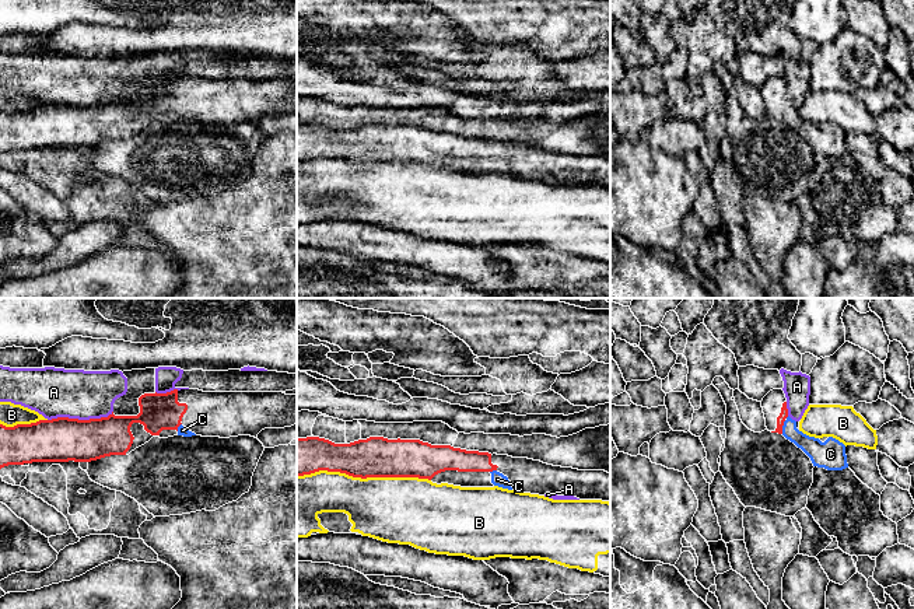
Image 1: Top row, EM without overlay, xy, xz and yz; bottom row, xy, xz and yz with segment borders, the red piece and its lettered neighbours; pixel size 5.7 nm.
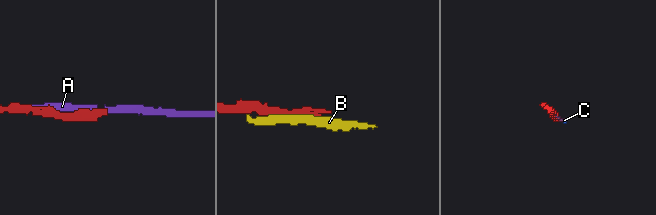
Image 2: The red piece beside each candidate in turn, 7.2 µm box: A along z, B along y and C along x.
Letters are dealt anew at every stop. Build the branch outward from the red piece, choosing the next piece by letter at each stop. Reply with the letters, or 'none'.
C

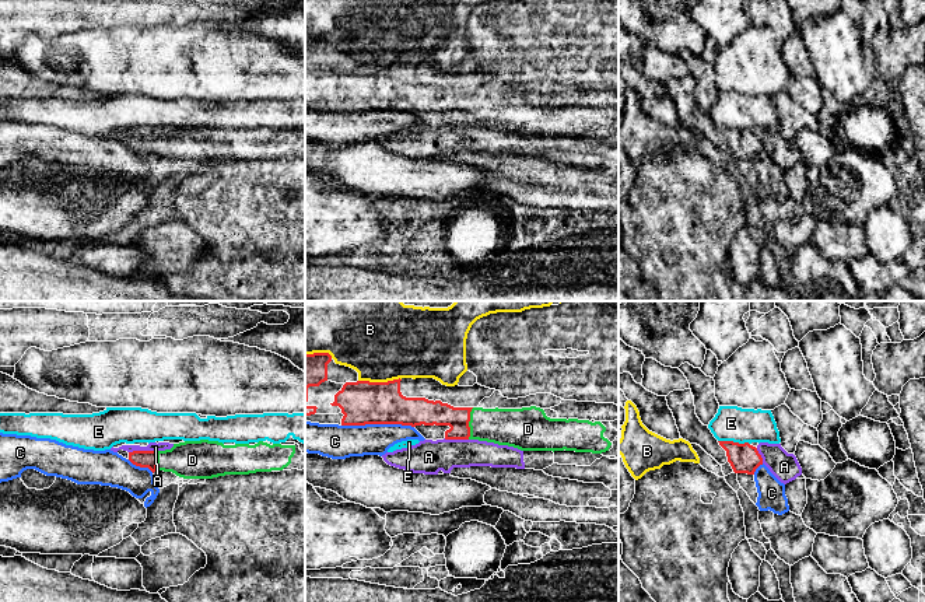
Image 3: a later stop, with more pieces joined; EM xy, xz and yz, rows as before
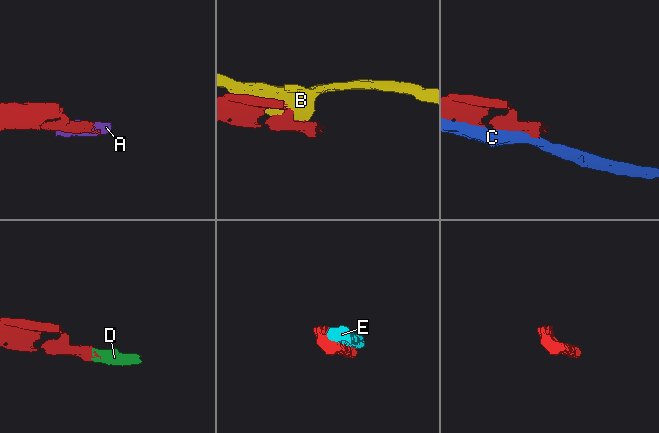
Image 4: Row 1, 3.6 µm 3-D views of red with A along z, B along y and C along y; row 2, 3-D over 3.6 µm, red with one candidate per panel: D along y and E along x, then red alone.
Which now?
D

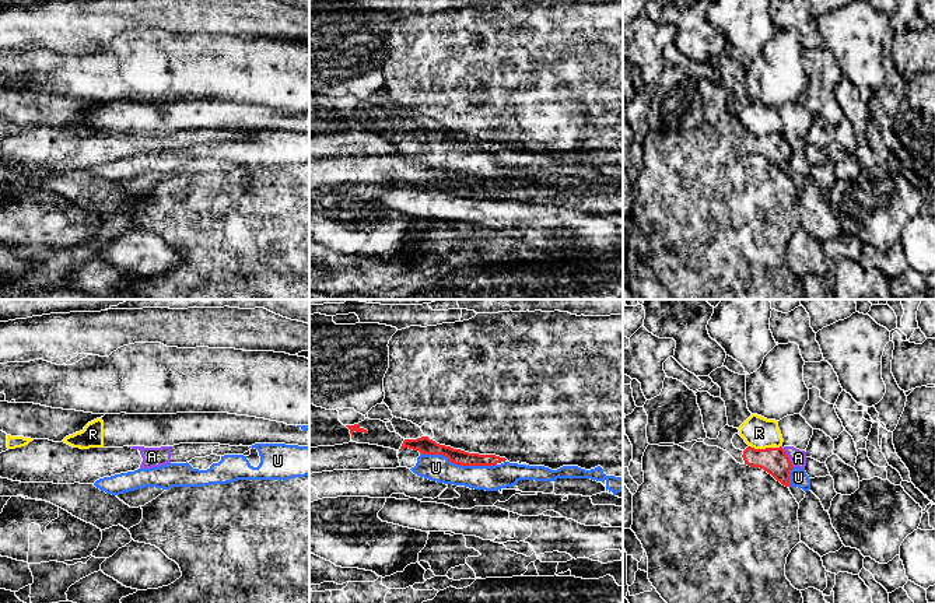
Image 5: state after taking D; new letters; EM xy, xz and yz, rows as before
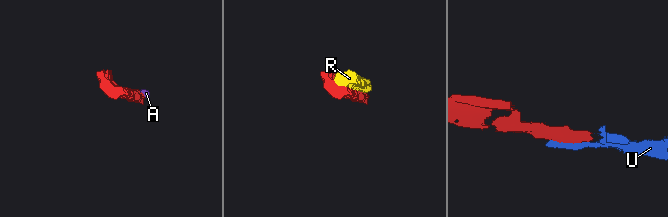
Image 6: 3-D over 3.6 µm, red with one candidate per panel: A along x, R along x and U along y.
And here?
U

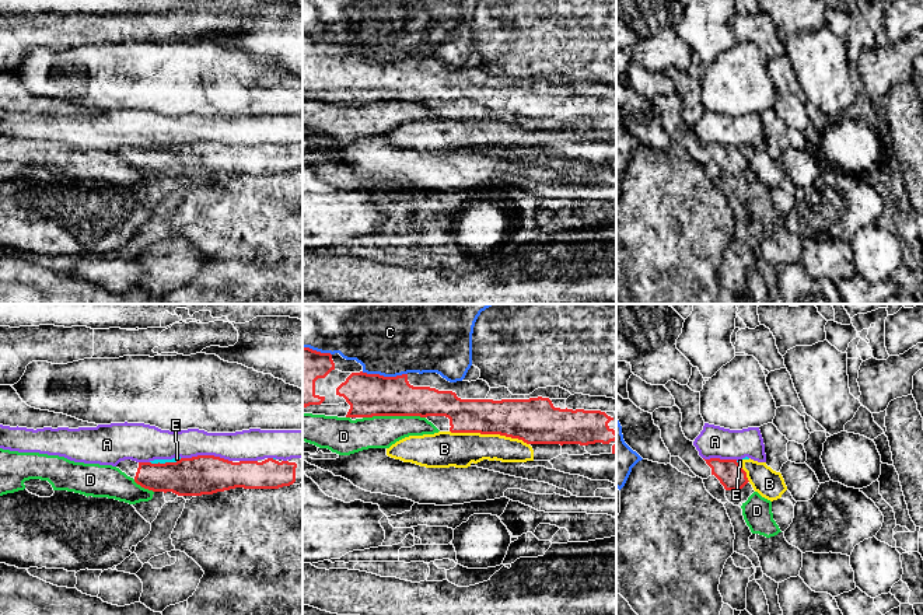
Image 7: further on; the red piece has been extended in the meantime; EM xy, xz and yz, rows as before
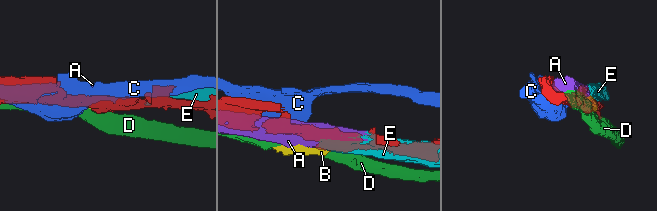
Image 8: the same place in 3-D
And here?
none

